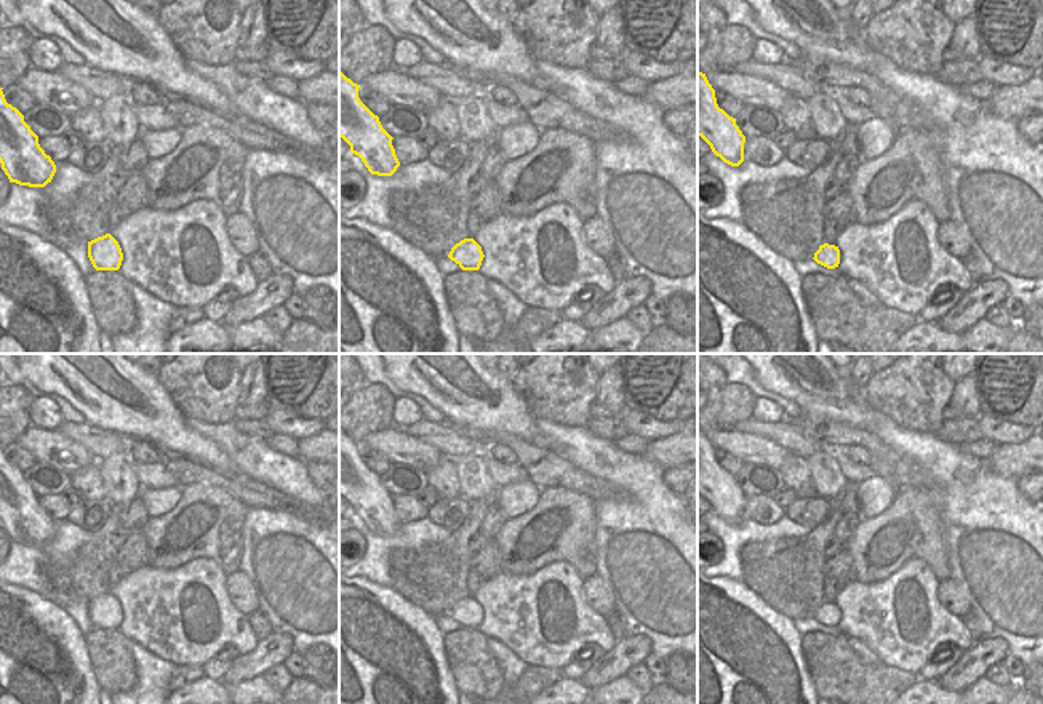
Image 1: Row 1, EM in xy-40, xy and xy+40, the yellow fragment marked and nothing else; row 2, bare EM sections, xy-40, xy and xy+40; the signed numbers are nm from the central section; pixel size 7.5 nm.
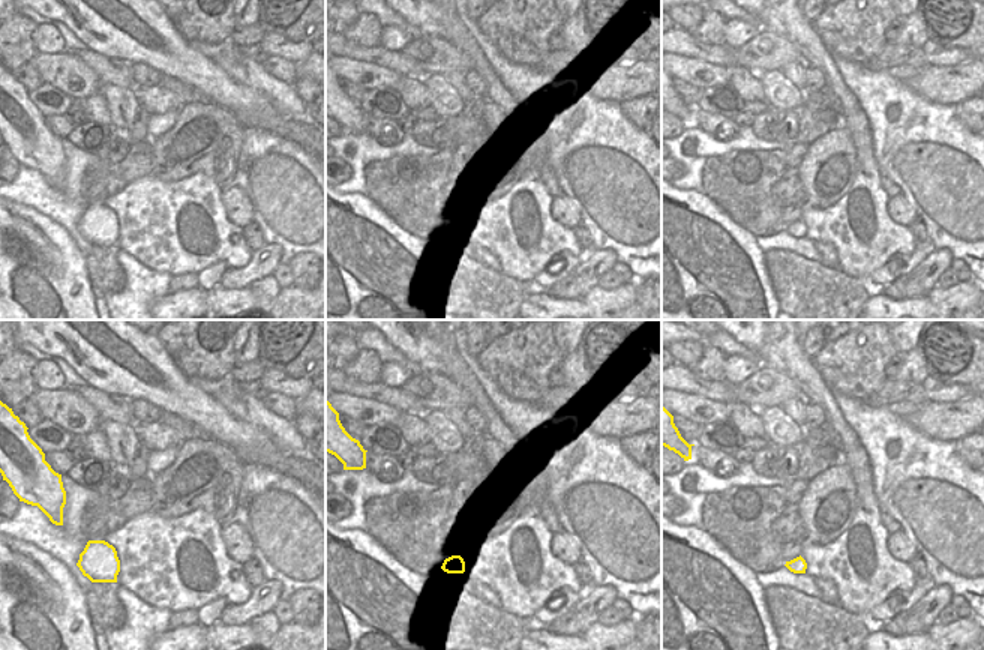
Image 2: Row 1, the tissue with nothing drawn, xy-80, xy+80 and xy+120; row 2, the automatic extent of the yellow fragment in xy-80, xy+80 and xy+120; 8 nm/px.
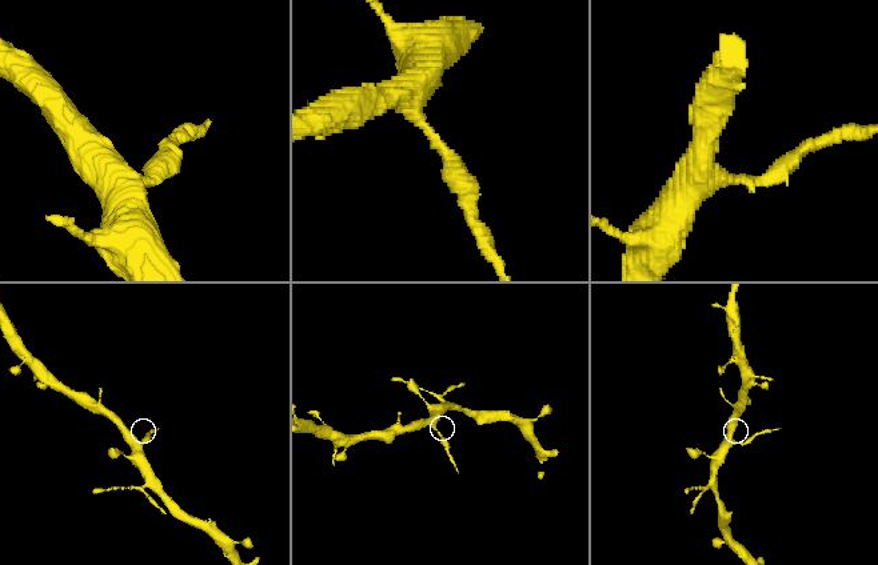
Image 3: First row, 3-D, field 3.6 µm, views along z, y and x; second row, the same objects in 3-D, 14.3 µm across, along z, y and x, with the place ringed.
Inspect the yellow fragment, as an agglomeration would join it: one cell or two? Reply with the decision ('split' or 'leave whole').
leave whole

